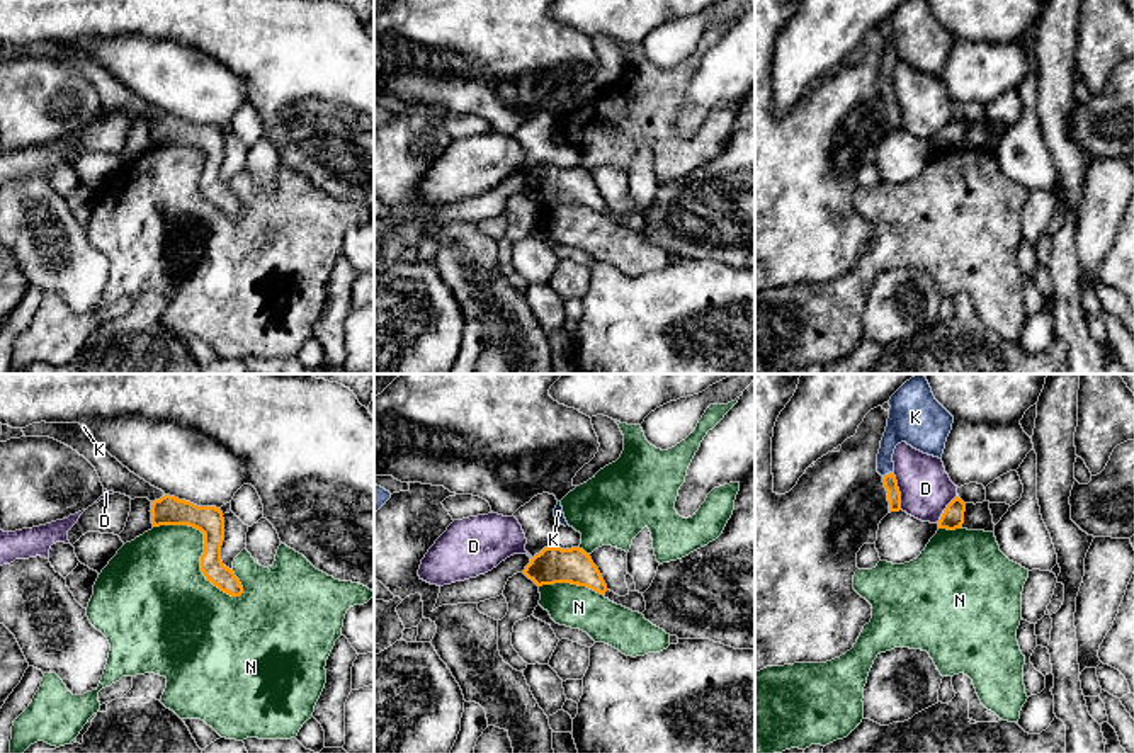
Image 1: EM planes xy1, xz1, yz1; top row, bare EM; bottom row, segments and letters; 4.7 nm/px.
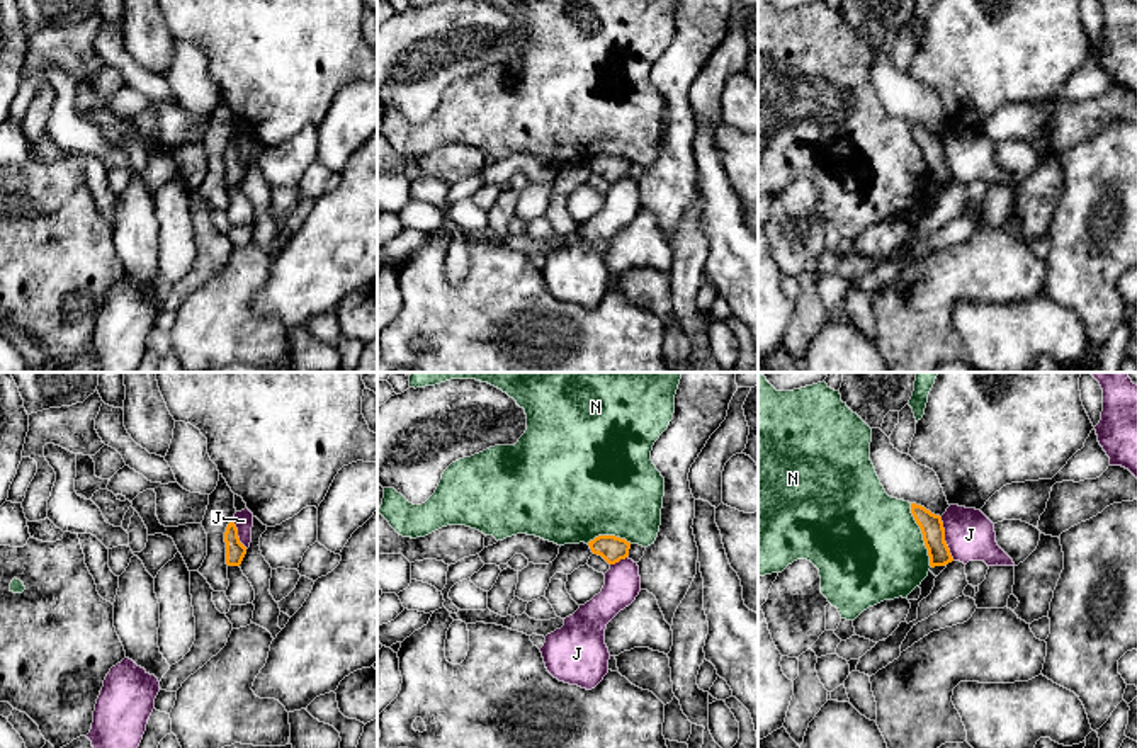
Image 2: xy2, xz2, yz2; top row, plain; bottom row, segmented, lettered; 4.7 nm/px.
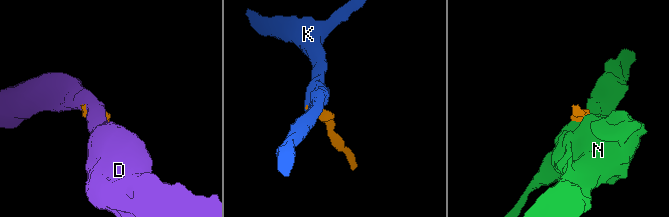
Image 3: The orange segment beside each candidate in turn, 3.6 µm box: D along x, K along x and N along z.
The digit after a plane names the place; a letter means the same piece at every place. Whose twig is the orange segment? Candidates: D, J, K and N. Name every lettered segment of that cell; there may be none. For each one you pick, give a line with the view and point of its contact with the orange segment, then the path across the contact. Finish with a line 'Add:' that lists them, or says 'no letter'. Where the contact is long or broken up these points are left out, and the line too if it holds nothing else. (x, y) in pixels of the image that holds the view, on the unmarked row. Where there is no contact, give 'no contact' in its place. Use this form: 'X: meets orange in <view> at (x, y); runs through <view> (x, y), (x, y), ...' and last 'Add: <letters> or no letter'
K: meets orange in yz1 at (890, 92); runs through yz1 (890, 101), (890, 92), (886, 67), (908, 43)
Add: K

